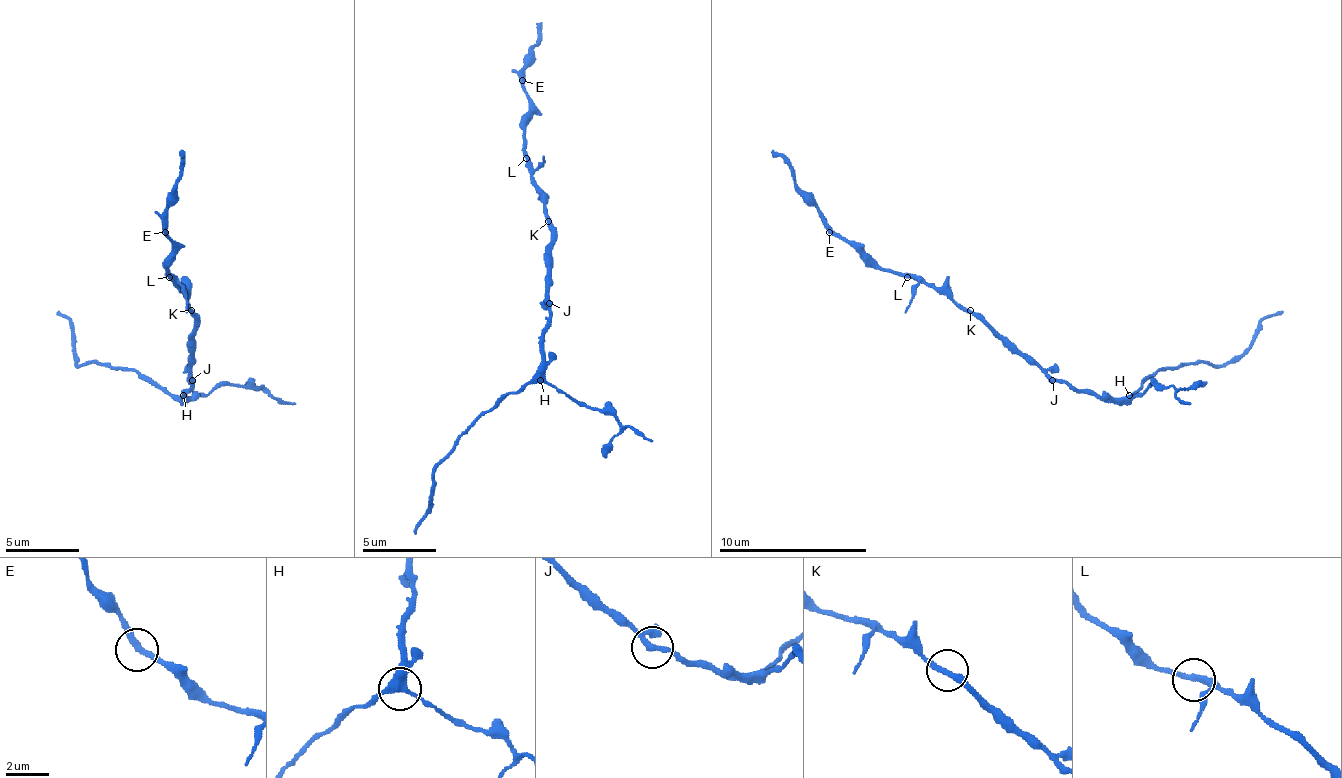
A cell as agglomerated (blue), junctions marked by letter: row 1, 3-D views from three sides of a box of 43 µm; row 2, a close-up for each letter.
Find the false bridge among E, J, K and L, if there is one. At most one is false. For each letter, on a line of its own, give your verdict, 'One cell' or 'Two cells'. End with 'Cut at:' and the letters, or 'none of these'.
E: One cell
J: Two cells
K: One cell
L: One cell
Cut at: J

